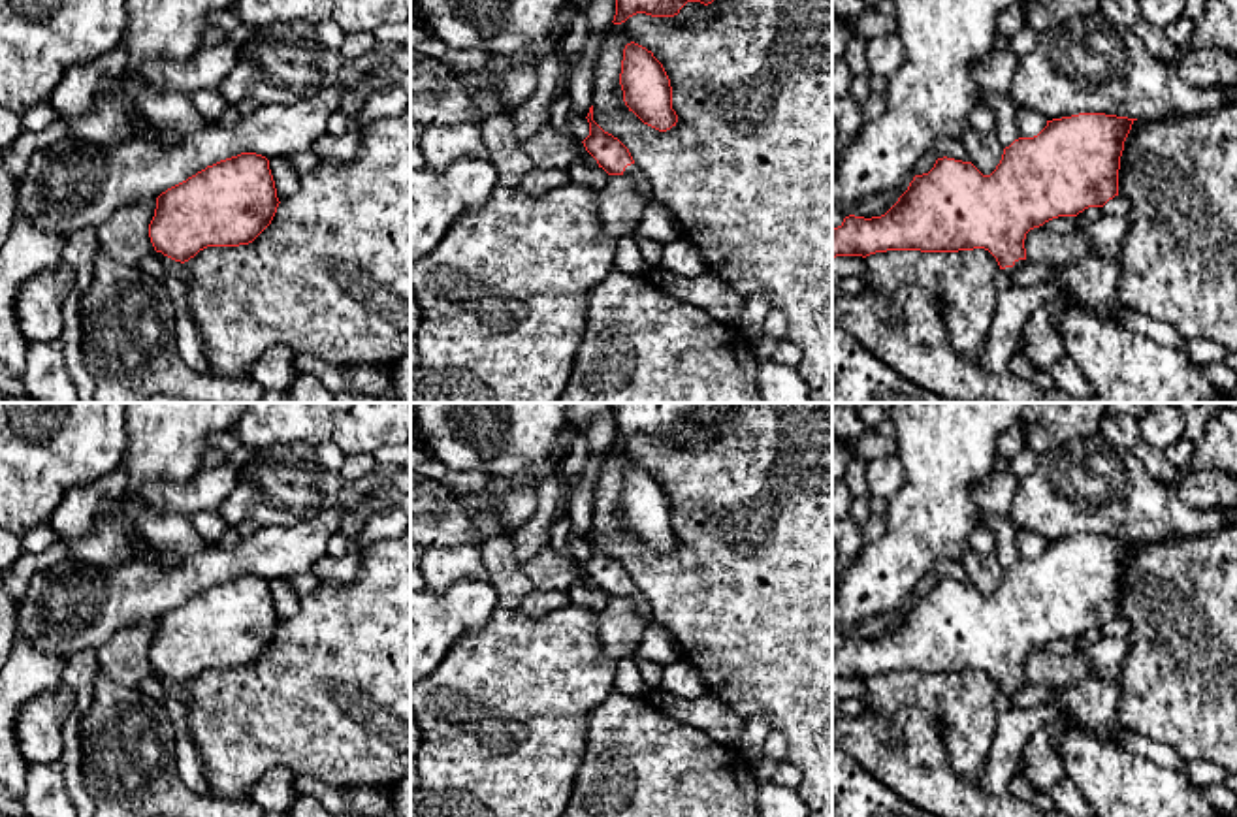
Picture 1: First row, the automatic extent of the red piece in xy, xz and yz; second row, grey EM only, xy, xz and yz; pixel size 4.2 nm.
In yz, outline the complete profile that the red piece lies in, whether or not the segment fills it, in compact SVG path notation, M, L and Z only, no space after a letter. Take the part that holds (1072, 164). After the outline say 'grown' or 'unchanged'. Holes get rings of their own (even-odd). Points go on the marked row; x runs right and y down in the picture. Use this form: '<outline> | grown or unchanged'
M1105 113L1047 120L1037 136L1005 147L990 175L938 158L885 215L845 216L832 230L832 258L985 248L1013 275L1026 264L1030 230L1118 196L1120 156L1135 120Z | grown

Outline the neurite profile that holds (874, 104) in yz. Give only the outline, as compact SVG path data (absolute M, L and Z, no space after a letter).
M872 92L859 107L864 120L874 120L885 109L885 94Z

